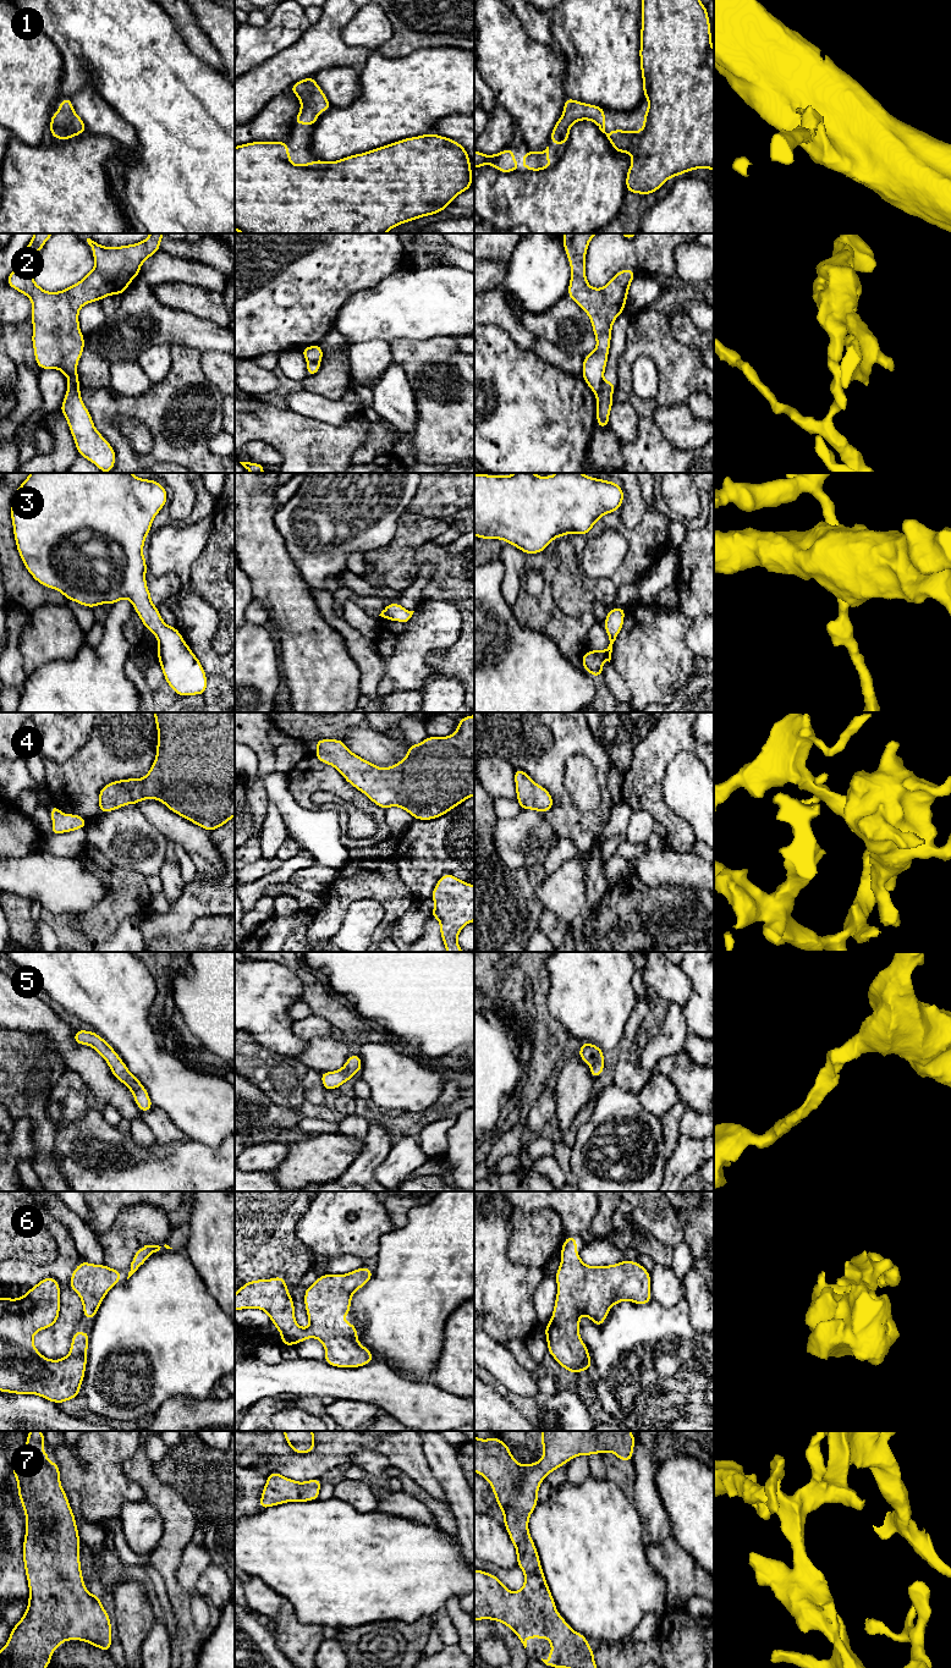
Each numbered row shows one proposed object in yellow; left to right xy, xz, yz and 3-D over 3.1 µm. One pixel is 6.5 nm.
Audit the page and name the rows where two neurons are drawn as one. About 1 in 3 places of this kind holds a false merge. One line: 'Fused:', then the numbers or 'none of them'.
Fused: 2

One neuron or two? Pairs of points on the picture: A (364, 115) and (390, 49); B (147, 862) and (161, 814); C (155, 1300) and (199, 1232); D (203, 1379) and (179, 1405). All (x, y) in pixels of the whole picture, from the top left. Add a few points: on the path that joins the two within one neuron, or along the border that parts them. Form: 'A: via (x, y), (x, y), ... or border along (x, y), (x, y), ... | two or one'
A: border along (379, 47), (386, 56), (406, 56), (416, 50) | two
B: border along (138, 807), (142, 814), (169, 841) | two
C: border along (183, 1250), (201, 1277) | two
D: border along (210, 1396), (203, 1399), (169, 1397), (159, 1408) | two

